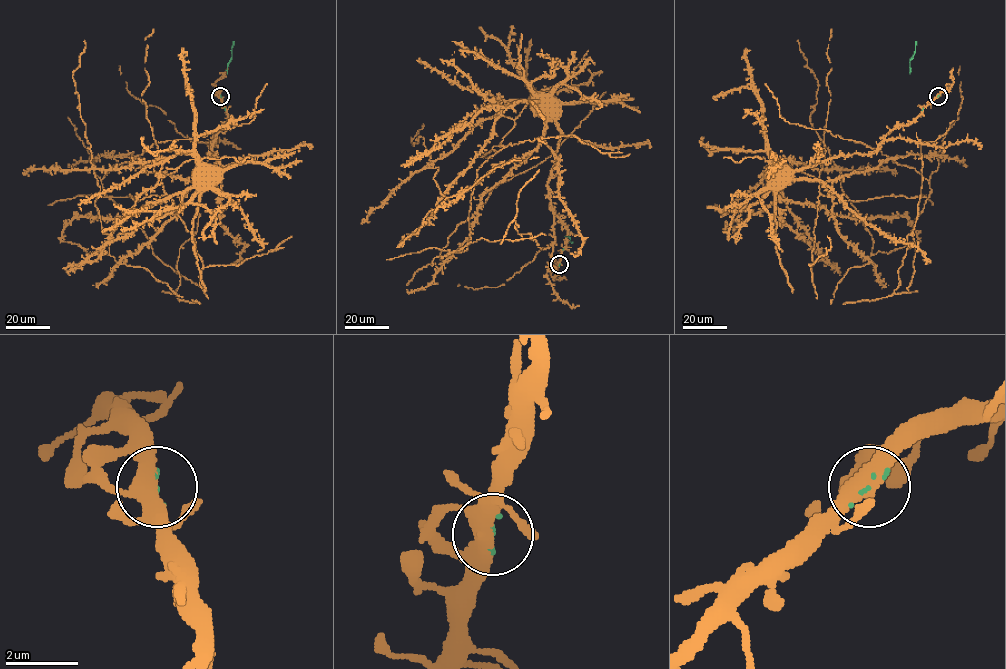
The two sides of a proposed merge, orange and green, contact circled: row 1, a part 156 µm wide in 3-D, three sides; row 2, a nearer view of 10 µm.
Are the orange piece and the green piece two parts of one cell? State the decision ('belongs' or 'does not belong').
belongs

